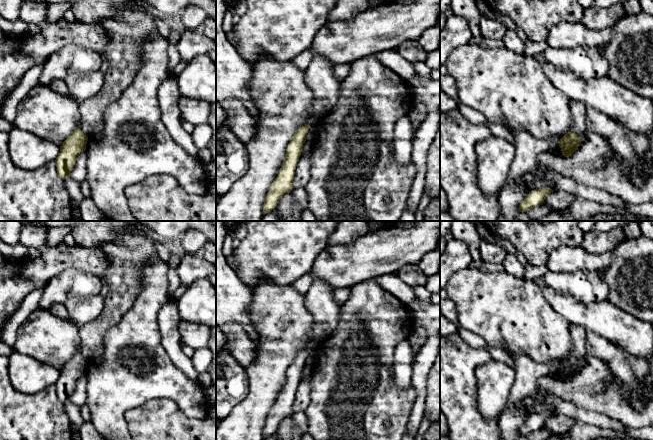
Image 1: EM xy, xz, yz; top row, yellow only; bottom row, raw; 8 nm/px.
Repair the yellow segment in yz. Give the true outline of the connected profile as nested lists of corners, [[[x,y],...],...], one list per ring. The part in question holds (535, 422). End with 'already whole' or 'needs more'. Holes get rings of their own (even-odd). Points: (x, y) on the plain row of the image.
[[[551,412],[534,413],[524,422],[519,430],[520,436],[526,436],[527,434],[538,431],[544,427],[546,421],[553,416]]]; already whole

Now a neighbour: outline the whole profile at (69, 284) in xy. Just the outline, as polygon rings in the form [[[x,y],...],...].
[[[75,269],[55,275],[44,287],[38,308],[48,309],[52,304],[64,304],[69,299],[86,299],[98,295],[103,285],[102,278]]]

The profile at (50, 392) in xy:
[[[0,355],[0,440],[72,440],[73,428],[64,404],[57,398],[56,386],[51,385],[36,394],[24,394],[10,383],[9,356]]]

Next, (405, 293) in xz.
[[[396,274],[381,275],[373,279],[405,305],[417,299],[414,288],[399,279]]]

